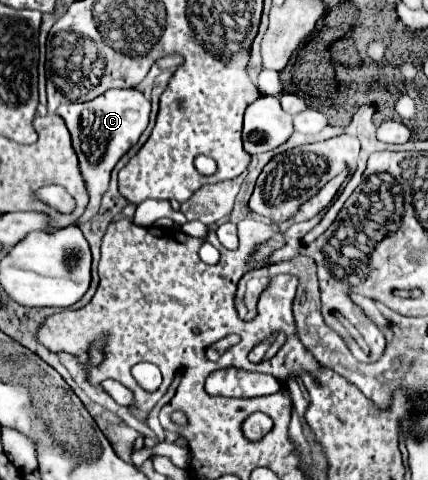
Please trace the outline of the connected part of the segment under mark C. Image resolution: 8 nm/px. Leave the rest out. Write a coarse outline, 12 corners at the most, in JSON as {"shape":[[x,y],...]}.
{"shape":[[135,88],[57,108],[99,212],[113,166],[149,124]]}

